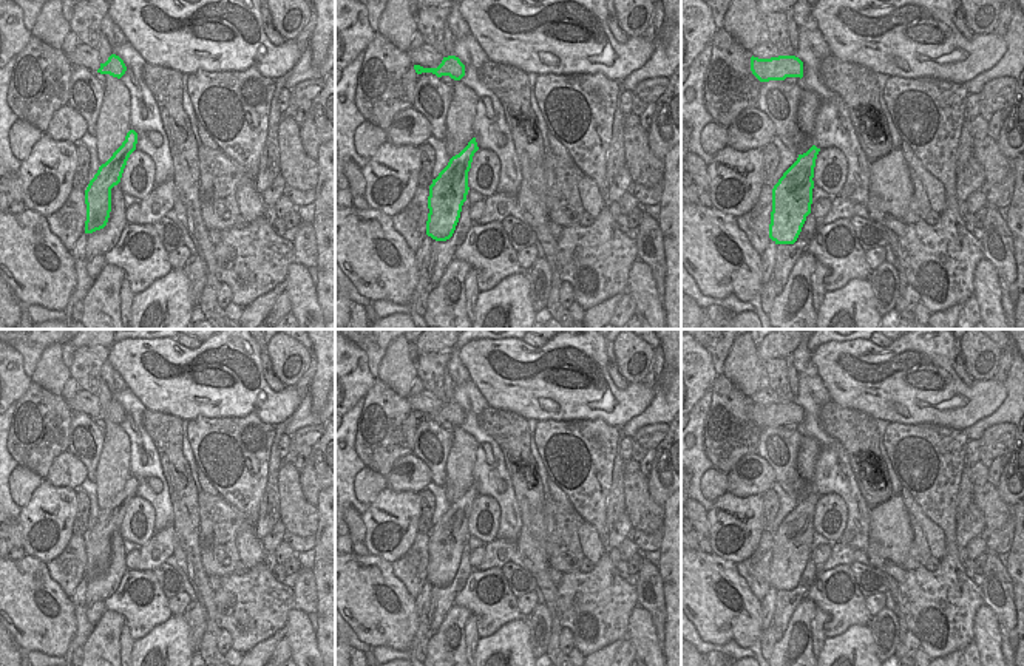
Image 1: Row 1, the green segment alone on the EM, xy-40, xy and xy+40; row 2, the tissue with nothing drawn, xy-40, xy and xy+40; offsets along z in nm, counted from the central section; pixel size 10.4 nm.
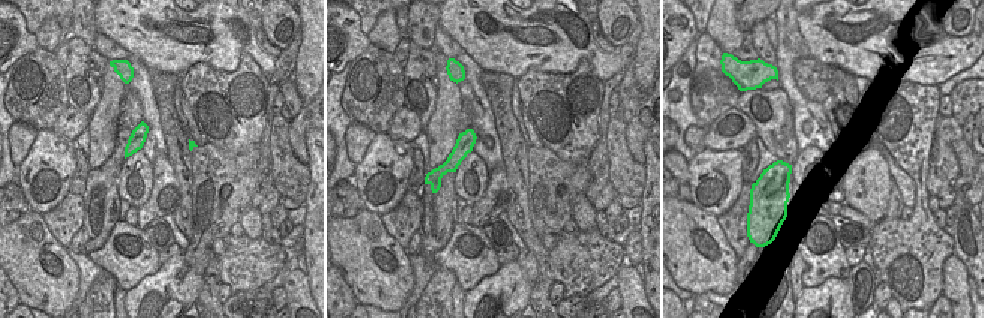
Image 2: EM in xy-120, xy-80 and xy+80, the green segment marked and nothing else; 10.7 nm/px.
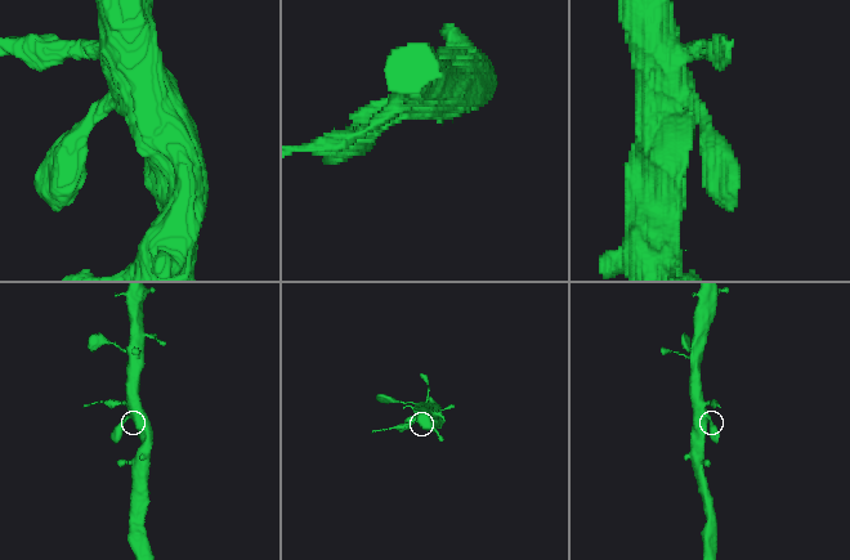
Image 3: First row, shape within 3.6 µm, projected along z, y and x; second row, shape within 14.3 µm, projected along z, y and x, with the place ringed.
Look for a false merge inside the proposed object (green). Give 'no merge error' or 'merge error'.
merge error

